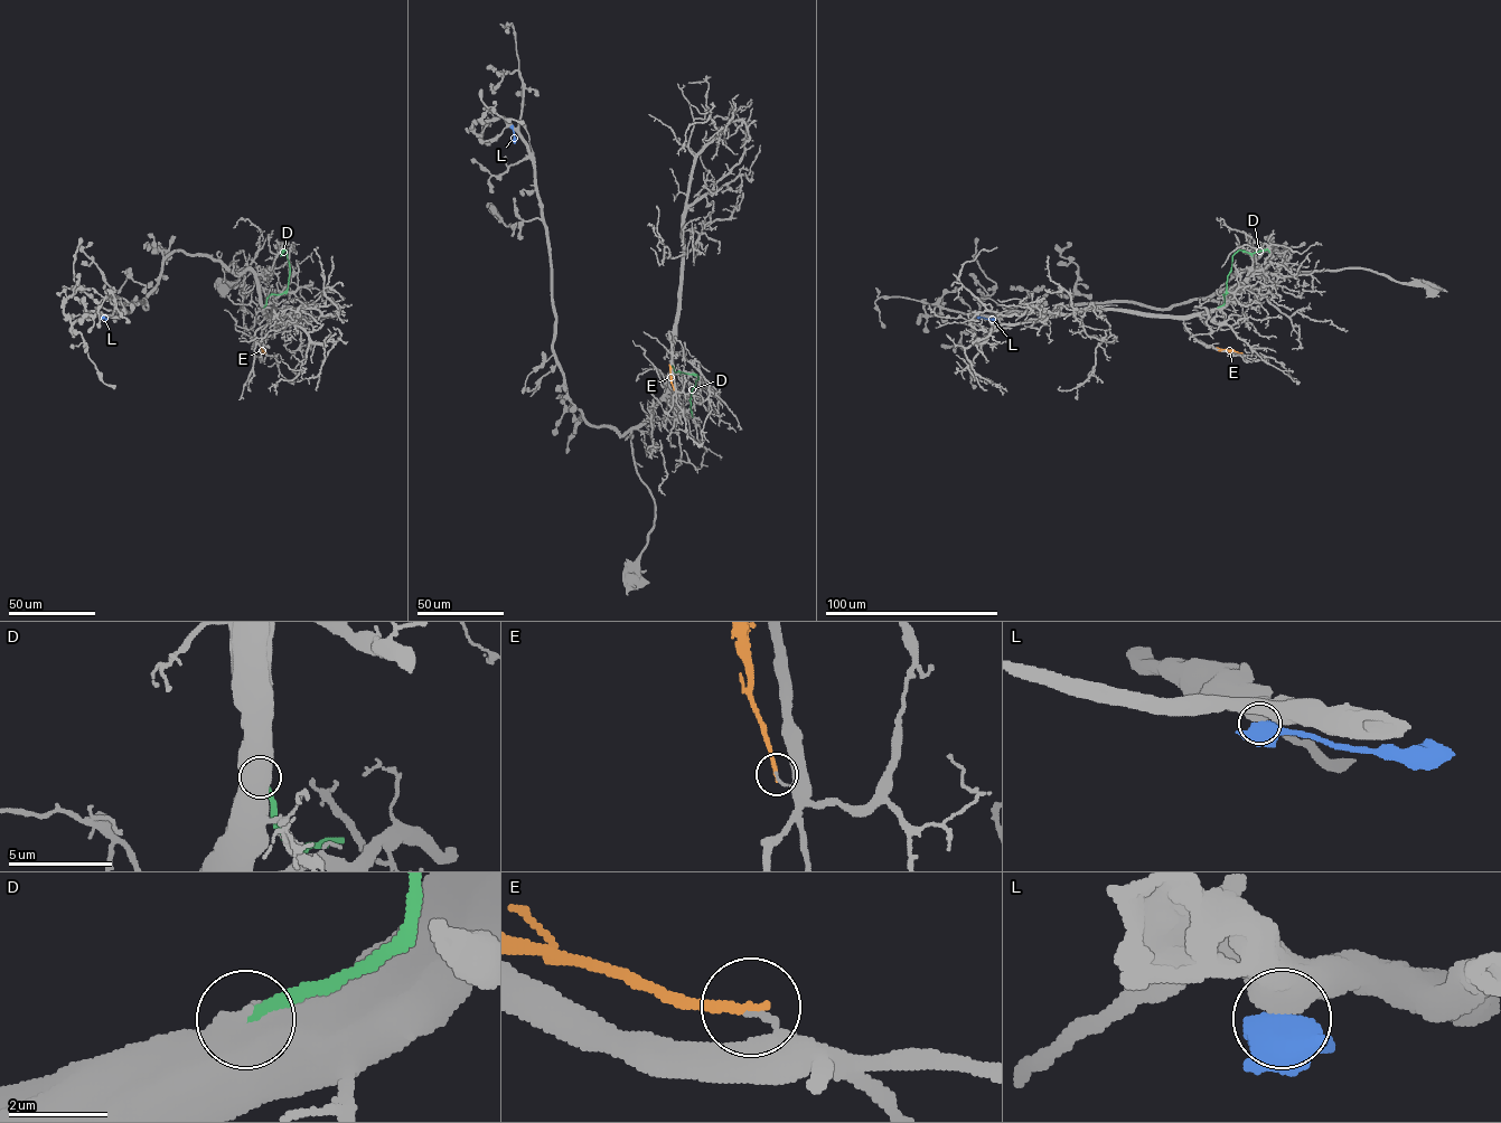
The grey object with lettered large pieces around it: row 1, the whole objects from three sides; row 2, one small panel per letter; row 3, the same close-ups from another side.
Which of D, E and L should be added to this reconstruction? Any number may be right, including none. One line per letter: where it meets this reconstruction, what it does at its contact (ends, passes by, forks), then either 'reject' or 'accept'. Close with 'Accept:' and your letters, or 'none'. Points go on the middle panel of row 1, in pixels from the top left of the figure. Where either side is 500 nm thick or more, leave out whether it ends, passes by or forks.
D: contact (673, 366); reject
E: contact (674, 389); it ends; reject
L: contact (512, 126); reject
Accept: none

